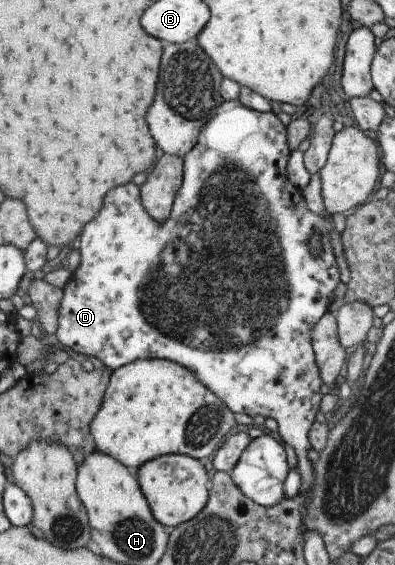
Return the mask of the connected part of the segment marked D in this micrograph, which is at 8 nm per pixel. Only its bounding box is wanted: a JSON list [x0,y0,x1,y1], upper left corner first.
[54,99,339,523]

